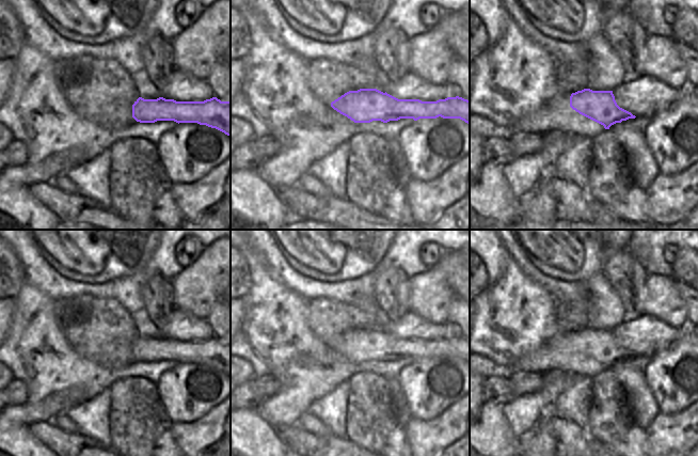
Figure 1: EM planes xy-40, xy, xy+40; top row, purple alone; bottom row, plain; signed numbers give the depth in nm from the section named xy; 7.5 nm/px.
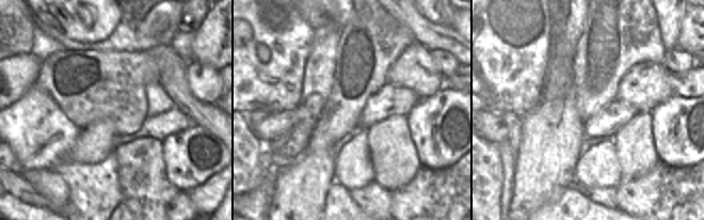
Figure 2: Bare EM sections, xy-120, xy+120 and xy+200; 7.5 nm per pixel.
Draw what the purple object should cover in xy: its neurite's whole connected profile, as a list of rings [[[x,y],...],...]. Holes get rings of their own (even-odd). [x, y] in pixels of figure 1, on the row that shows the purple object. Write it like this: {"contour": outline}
{"contour": [[[360,89],[349,91],[327,106],[328,112],[322,120],[326,127],[334,125],[355,125],[356,123],[370,123],[381,121],[398,121],[400,119],[460,119],[470,125],[470,100],[462,97],[447,97],[437,101],[422,101],[419,99],[398,99],[386,92],[377,89]]]}

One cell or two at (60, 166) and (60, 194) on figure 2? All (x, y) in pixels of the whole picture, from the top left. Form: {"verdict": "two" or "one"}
{"verdict": "two"}

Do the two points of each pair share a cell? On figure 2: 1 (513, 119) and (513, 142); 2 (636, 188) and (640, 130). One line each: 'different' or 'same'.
1: same
2: different

